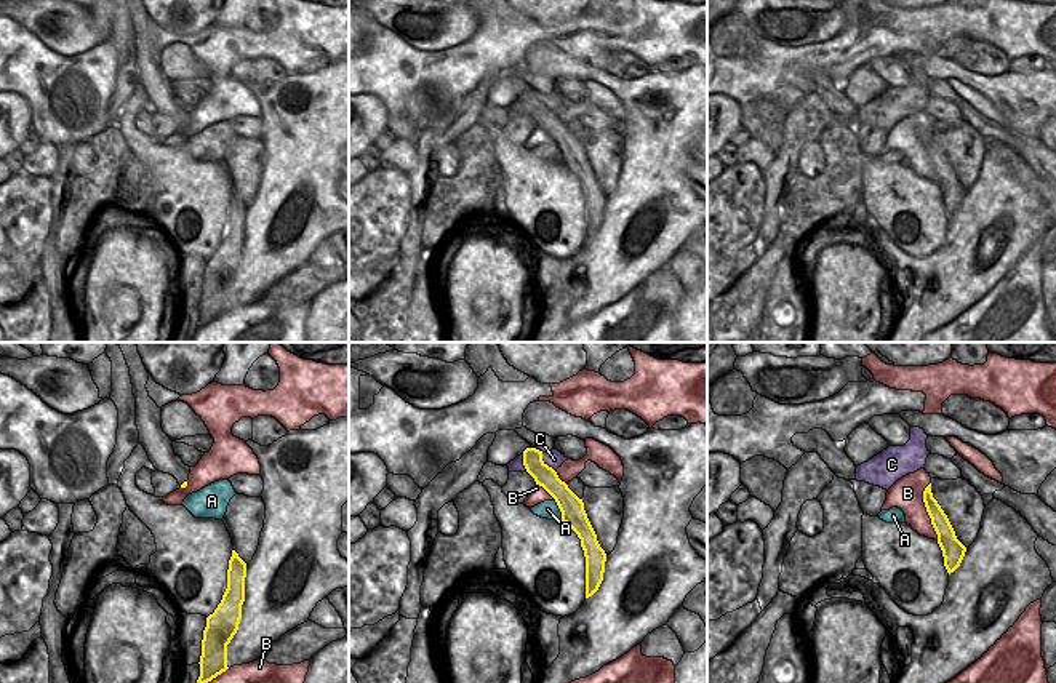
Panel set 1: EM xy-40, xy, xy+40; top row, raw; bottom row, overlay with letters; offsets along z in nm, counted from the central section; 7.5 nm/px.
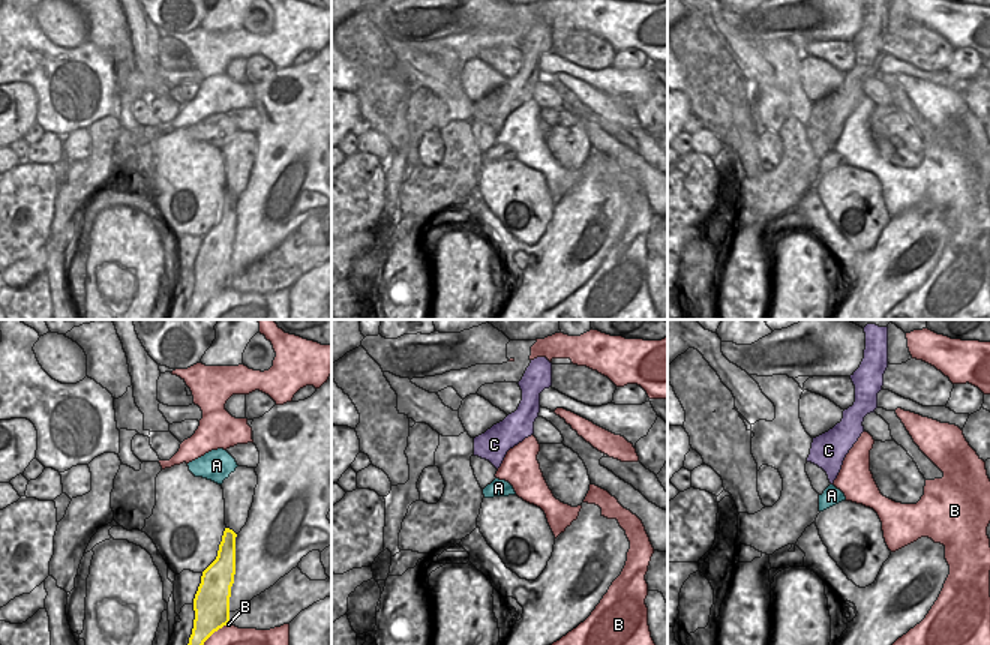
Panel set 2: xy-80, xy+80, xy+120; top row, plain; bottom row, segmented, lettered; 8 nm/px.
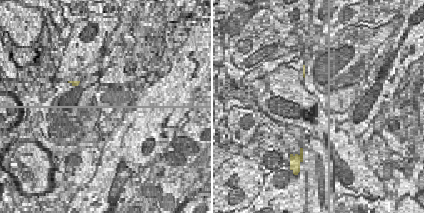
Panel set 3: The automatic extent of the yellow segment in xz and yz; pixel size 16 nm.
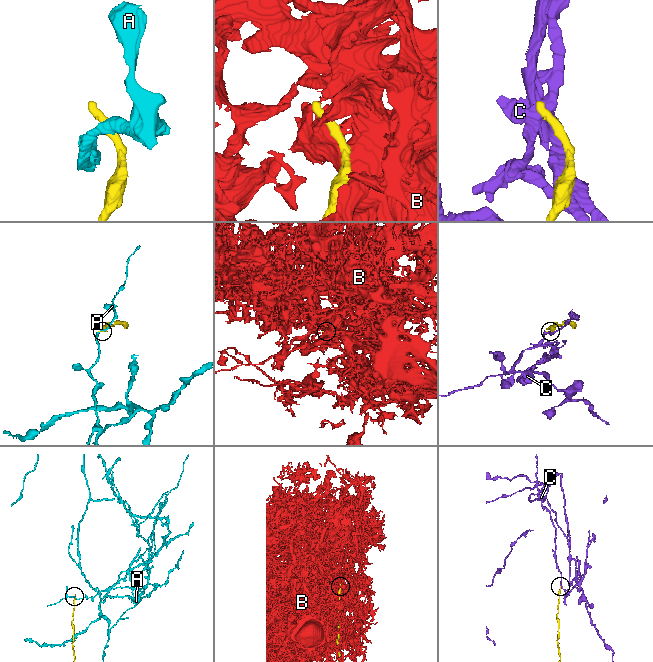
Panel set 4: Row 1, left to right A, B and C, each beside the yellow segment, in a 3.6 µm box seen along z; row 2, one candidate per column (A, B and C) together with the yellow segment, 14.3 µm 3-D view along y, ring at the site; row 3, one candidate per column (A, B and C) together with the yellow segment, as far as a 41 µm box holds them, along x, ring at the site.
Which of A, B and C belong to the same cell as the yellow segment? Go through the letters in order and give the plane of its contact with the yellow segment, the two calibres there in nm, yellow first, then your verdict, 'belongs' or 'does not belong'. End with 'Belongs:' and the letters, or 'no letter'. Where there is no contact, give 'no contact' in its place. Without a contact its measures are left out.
A: xy | 180/140 nm | does not belong
B: xy+40 | 140/240 nm | does not belong
C: xy | 160/130 nm | does not belong
Belongs: no letter

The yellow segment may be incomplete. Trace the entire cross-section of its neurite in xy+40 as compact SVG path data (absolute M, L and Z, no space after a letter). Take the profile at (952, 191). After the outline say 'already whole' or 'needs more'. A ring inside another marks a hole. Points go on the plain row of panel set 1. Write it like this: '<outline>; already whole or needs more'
M931 125L923 133L923 144L931 160L931 166L938 176L938 186L942 192L944 208L950 216L960 208L966 189L957 181L947 157L944 155L938 142L933 139Z; already whole

